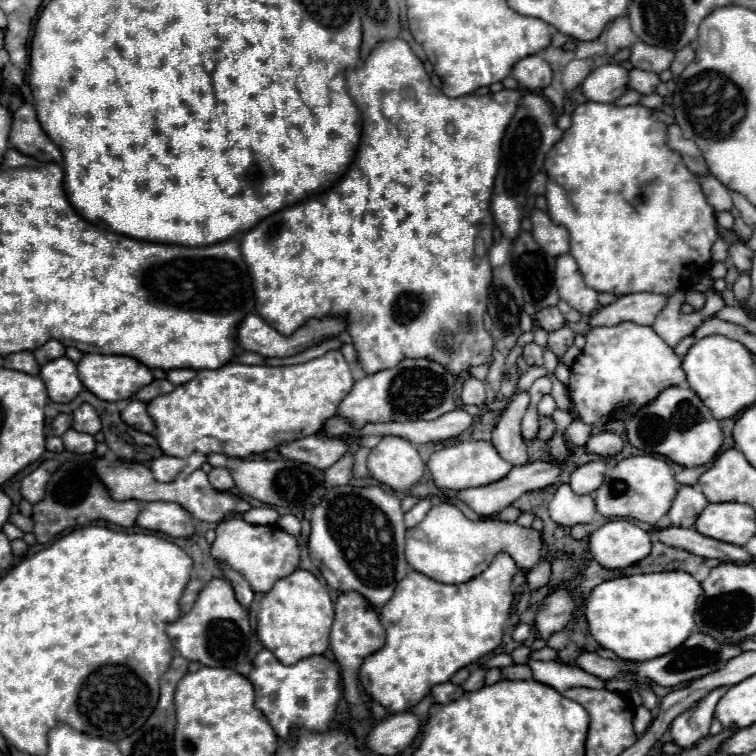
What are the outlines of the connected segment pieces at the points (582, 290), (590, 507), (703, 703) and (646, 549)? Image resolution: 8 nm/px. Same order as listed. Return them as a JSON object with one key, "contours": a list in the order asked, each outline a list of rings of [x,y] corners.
{"contours":[[[[562,254],[556,258],[554,284],[558,288],[558,296],[566,300],[572,308],[576,308],[580,314],[588,316],[598,308],[598,292],[584,284],[576,260],[570,254]]],[[[560,484],[552,502],[550,502],[550,518],[560,526],[576,526],[588,524],[594,516],[596,508],[592,496],[578,496],[572,492],[568,484]]],[[[728,688],[712,690],[696,706],[692,706],[692,710],[686,710],[672,722],[670,734],[674,738],[674,744],[678,744],[680,748],[694,748],[702,738],[710,736],[714,708],[726,690]]],[[[610,520],[590,534],[588,546],[600,566],[622,570],[650,554],[650,536],[628,520]]]]}

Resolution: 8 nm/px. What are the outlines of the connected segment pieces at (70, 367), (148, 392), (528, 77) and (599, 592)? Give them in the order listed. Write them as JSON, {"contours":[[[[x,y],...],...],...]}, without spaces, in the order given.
{"contours":[[[[66,356],[46,362],[40,370],[40,378],[46,384],[52,402],[72,402],[84,388],[78,378],[76,364]]],[[[164,378],[164,380],[154,380],[152,384],[148,384],[148,386],[144,386],[142,390],[138,390],[136,398],[142,400],[142,402],[150,402],[152,398],[162,396],[162,394],[168,394],[168,392],[172,392],[172,390],[174,390],[174,384],[168,382],[166,378]]],[[[534,54],[534,56],[522,58],[512,68],[512,76],[518,80],[520,88],[524,88],[524,90],[538,90],[538,88],[546,88],[550,84],[552,70],[538,54]]],[[[660,572],[660,574],[640,574],[640,576],[620,576],[620,578],[614,578],[614,580],[606,580],[602,582],[600,586],[596,586],[588,600],[586,600],[586,606],[584,606],[584,616],[588,620],[588,630],[592,634],[592,638],[606,650],[612,650],[618,658],[622,660],[636,660],[636,662],[644,662],[644,660],[652,660],[652,658],[658,658],[658,656],[664,656],[668,652],[672,652],[674,648],[678,648],[692,632],[694,628],[694,618],[692,618],[692,612],[696,610],[696,600],[698,596],[702,594],[702,588],[700,588],[700,582],[696,582],[690,574],[686,572]]]]}

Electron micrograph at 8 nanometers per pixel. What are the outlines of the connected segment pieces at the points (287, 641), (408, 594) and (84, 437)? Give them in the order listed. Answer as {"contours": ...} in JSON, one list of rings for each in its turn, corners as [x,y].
{"contours":[[[[294,570],[290,576],[280,578],[270,592],[264,594],[258,612],[256,634],[264,648],[272,650],[284,664],[296,664],[302,658],[324,654],[328,650],[328,636],[334,622],[334,604],[328,586],[308,570]]],[[[498,552],[494,562],[482,574],[464,584],[442,584],[426,578],[420,572],[408,572],[406,578],[398,582],[388,606],[382,606],[378,612],[380,622],[386,630],[386,642],[380,650],[372,652],[360,666],[360,682],[364,690],[386,710],[404,712],[410,706],[418,704],[434,684],[448,682],[456,670],[496,650],[502,642],[504,624],[510,616],[514,600],[512,578],[516,572],[516,562],[506,552]]],[[[72,428],[64,432],[62,442],[64,442],[66,450],[76,452],[76,454],[92,454],[96,448],[96,442],[90,434],[82,434],[82,432],[76,432]]]]}

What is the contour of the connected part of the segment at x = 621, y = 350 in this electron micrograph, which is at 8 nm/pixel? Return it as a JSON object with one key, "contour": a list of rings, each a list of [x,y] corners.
{"contour":[[[632,322],[620,326],[592,328],[586,336],[586,346],[570,366],[568,394],[584,424],[592,426],[592,434],[600,432],[626,432],[626,424],[616,416],[620,410],[638,412],[652,404],[658,394],[668,386],[686,382],[682,358],[650,328]]]}

